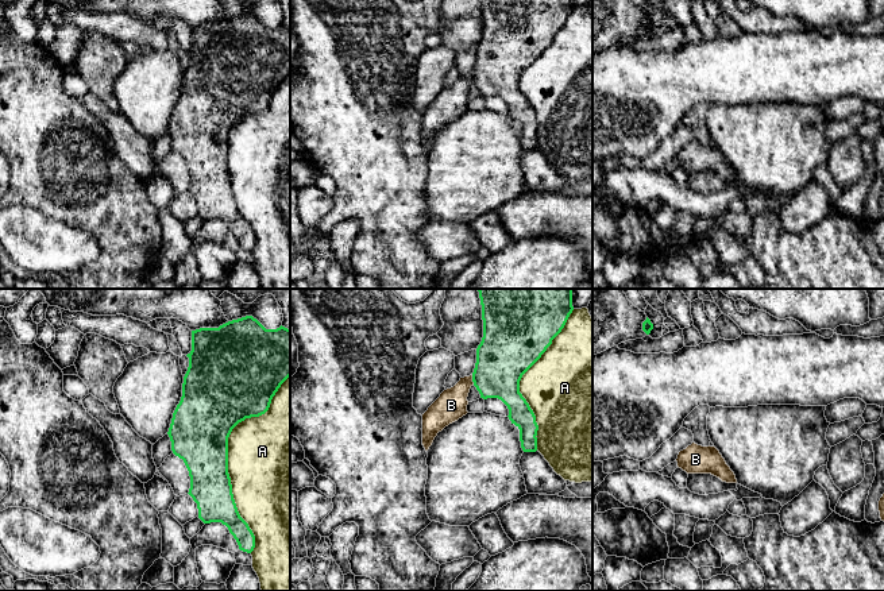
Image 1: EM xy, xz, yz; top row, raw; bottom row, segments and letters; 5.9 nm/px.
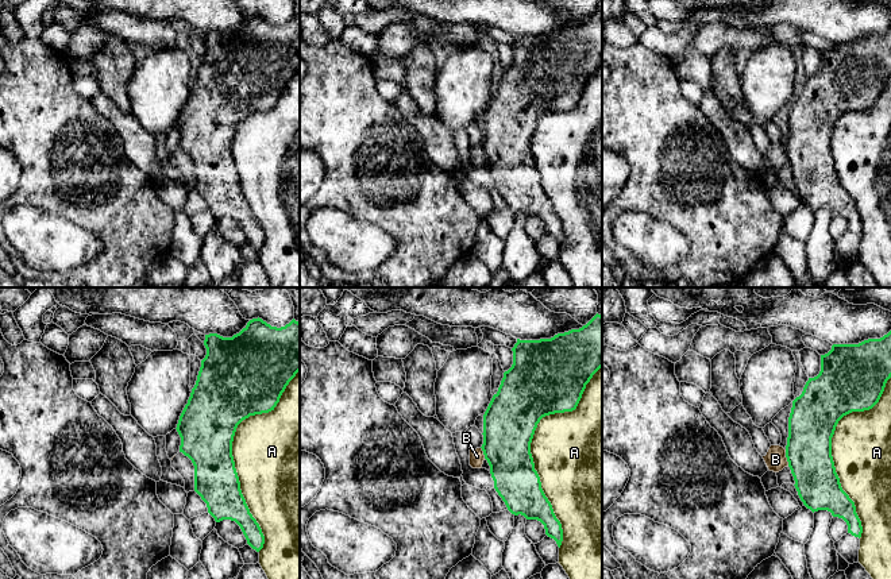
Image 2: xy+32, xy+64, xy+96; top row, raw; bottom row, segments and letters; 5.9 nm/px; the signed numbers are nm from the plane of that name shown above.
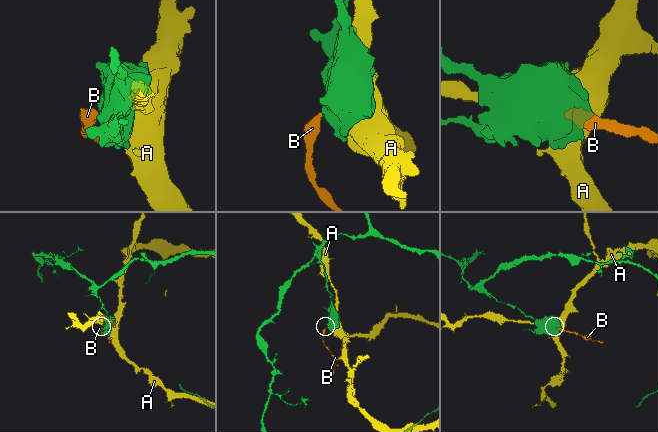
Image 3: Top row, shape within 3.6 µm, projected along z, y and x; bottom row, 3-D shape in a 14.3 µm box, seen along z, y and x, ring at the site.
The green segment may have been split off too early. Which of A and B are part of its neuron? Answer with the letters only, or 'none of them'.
none of them

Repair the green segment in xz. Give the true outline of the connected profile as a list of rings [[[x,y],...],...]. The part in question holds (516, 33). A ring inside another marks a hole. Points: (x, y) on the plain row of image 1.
[[[480,0],[483,35],[472,80],[480,96],[498,96],[520,127],[524,150],[537,148],[536,113],[520,90],[522,73],[541,55],[574,8],[572,0]]]

